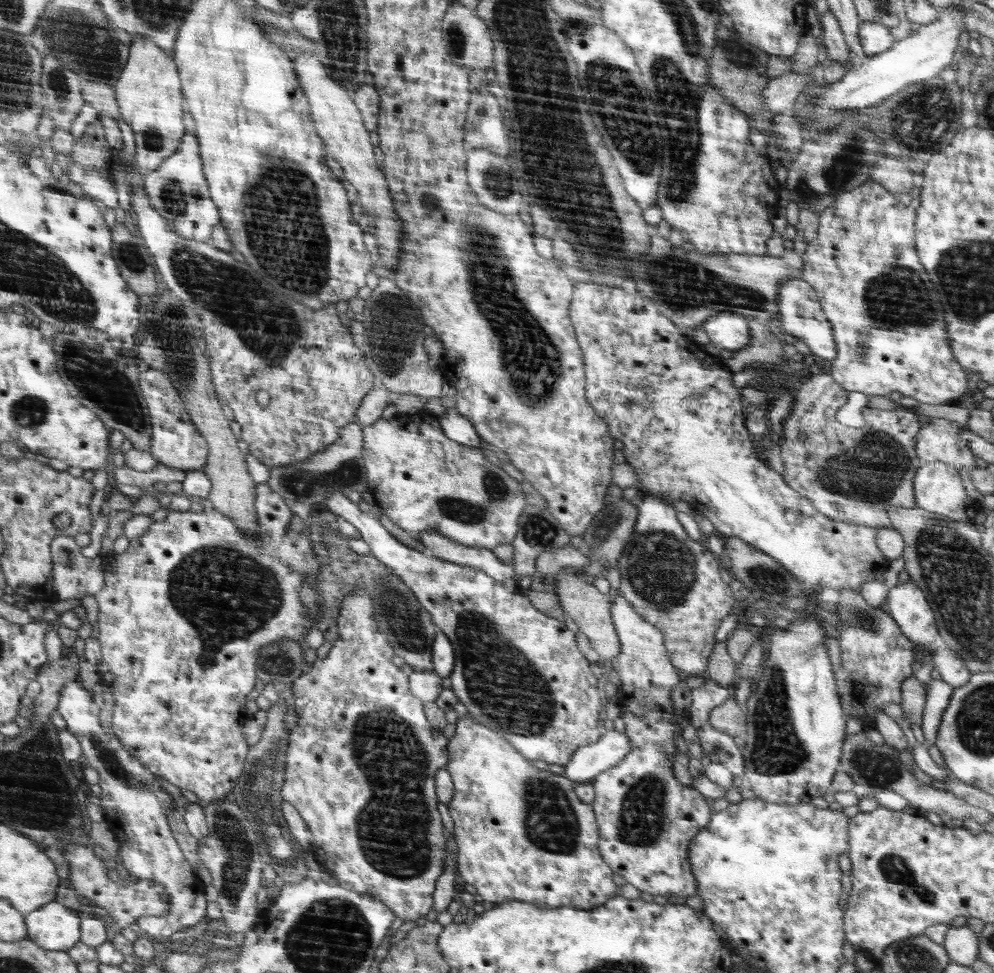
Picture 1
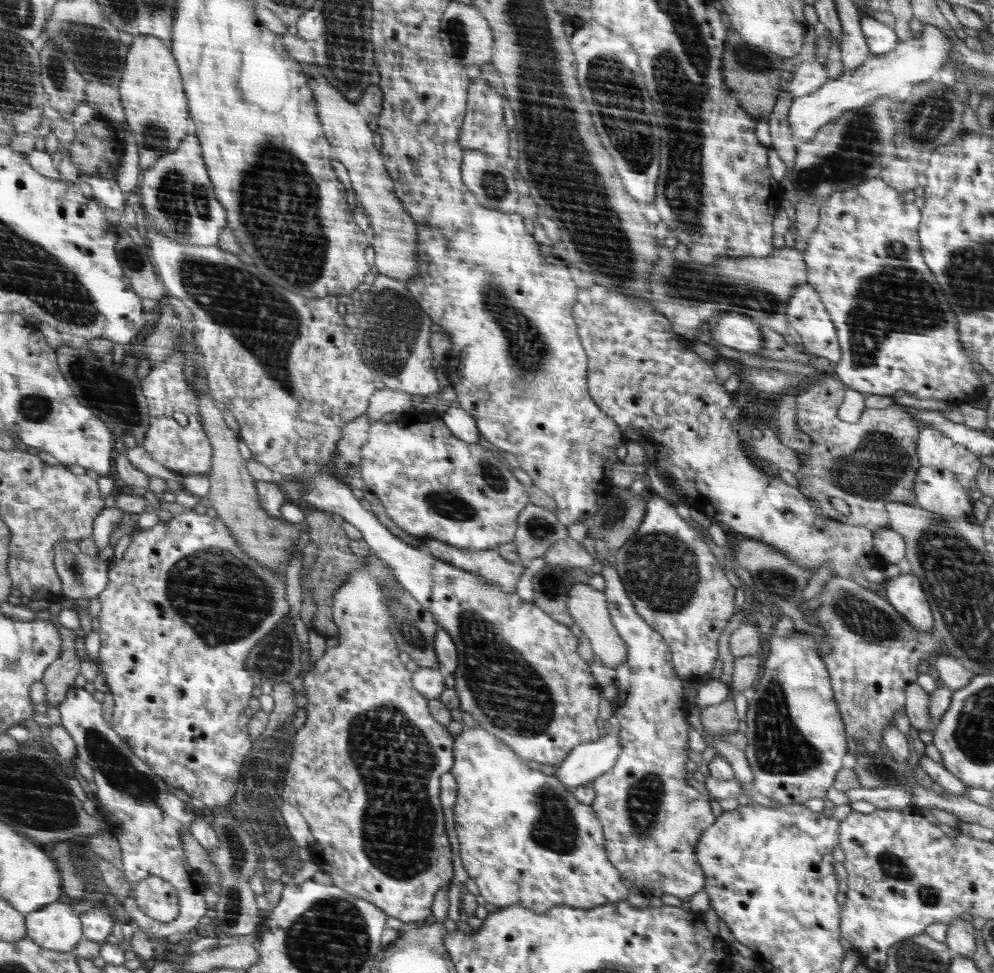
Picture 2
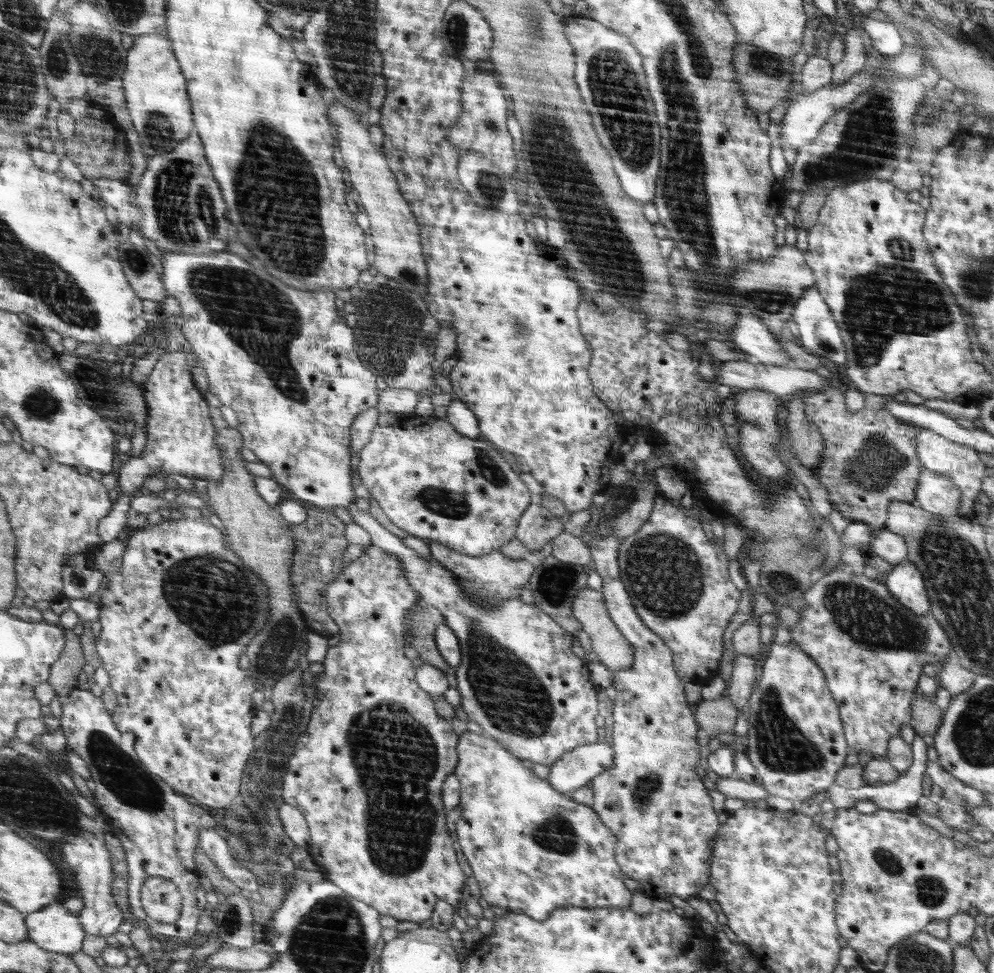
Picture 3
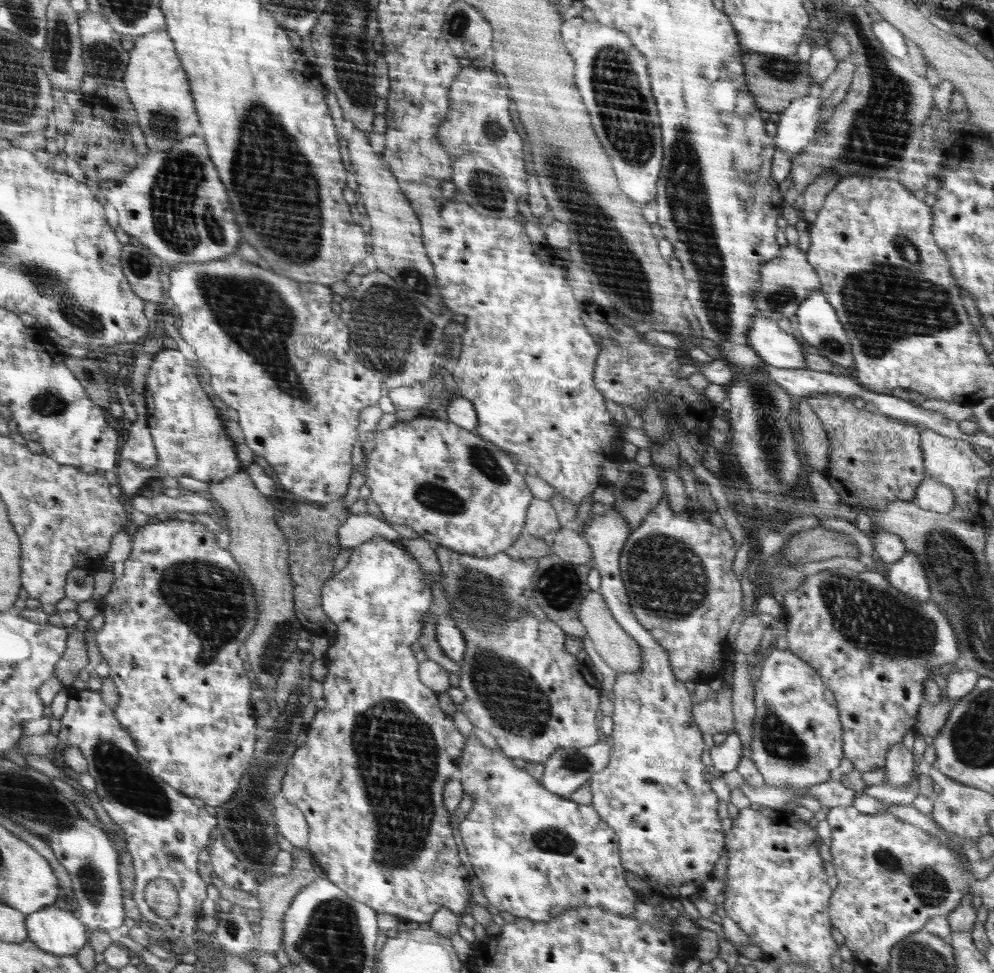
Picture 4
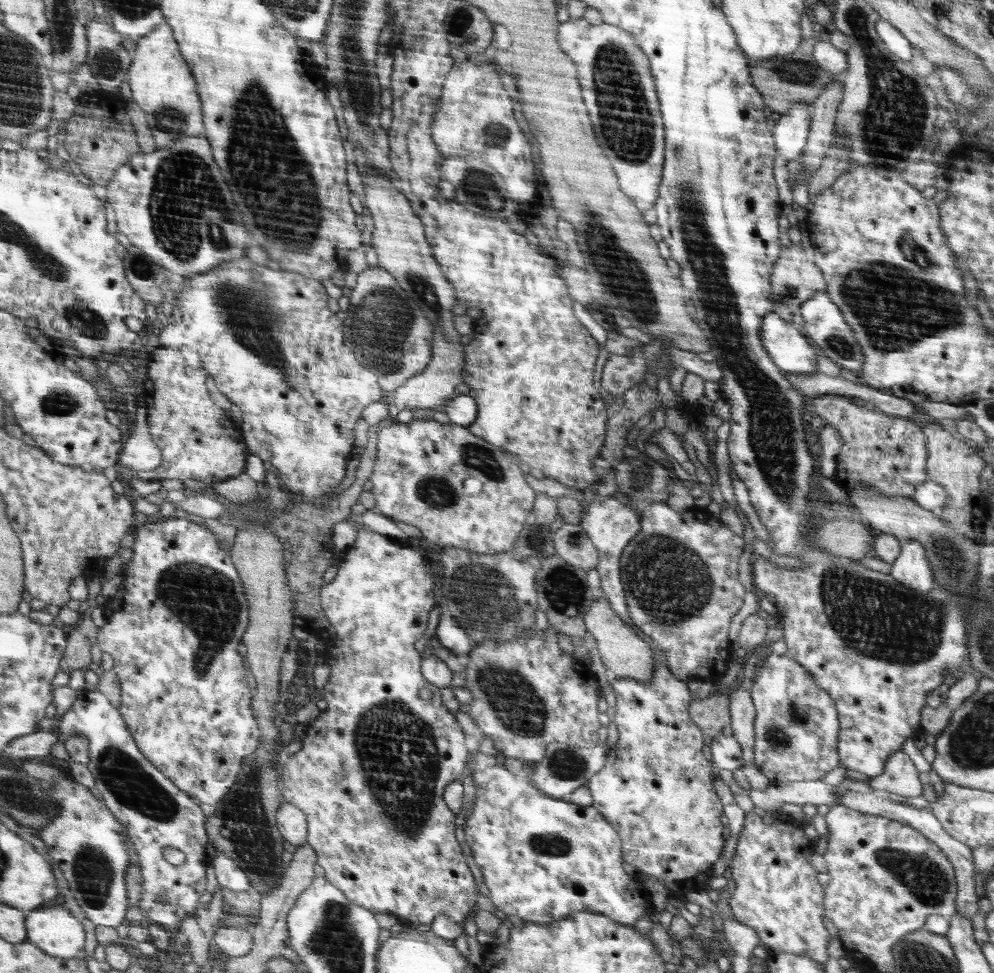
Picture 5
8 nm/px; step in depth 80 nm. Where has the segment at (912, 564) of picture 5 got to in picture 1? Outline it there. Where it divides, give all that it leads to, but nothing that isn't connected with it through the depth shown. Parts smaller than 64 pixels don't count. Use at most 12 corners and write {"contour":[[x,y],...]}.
{"contour":[[913,580],[890,589],[885,607],[908,640],[928,648],[934,613]]}

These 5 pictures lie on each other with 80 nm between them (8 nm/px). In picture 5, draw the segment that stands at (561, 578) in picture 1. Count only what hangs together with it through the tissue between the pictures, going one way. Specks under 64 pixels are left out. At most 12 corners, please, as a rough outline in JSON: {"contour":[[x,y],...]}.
{"contour":[[598,596],[583,621],[612,679],[654,678],[654,651]]}

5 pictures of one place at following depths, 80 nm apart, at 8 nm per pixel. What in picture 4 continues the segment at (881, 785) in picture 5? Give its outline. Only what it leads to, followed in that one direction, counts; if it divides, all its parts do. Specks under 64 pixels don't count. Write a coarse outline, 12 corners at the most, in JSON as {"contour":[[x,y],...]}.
{"contour":[[902,743],[889,750],[883,783],[916,780],[913,754]]}

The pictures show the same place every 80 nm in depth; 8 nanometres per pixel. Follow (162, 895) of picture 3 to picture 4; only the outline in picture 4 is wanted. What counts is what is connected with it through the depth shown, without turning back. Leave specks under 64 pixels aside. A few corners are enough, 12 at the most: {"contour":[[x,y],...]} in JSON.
{"contour":[[166,879],[146,886],[144,895],[158,916],[173,918],[181,907]]}

